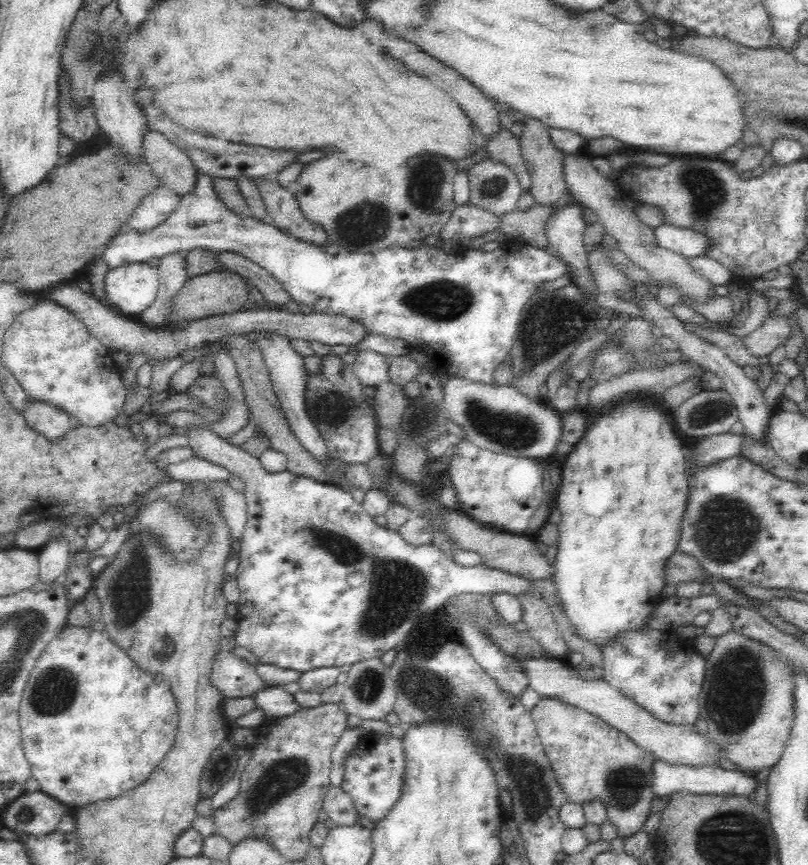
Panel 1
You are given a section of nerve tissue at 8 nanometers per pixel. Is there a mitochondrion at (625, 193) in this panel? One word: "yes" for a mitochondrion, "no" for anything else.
no

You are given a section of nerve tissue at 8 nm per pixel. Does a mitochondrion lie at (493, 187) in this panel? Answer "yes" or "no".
yes

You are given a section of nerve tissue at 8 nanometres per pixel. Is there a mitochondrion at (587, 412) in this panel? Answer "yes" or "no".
no

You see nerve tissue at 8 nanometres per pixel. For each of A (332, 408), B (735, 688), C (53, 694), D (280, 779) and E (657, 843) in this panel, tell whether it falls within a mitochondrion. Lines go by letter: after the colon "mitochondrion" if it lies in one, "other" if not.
A: mitochondrion
B: mitochondrion
C: mitochondrion
D: mitochondrion
E: other

